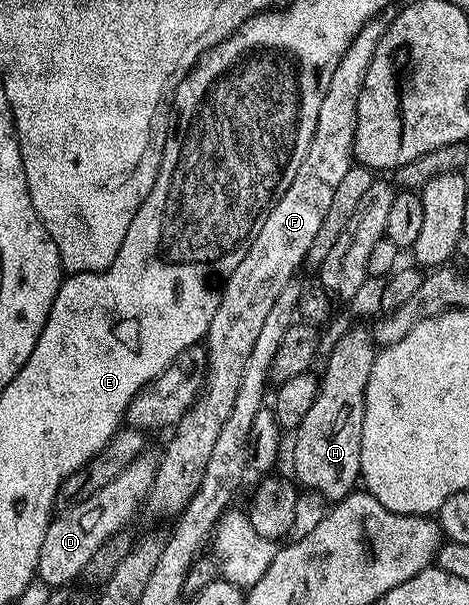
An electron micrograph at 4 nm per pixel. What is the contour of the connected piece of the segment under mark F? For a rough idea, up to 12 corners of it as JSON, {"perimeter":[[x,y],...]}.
{"perimeter":[[387,26],[353,38],[289,190],[222,285],[203,391],[145,501],[197,494],[245,361],[355,151],[357,102]]}

